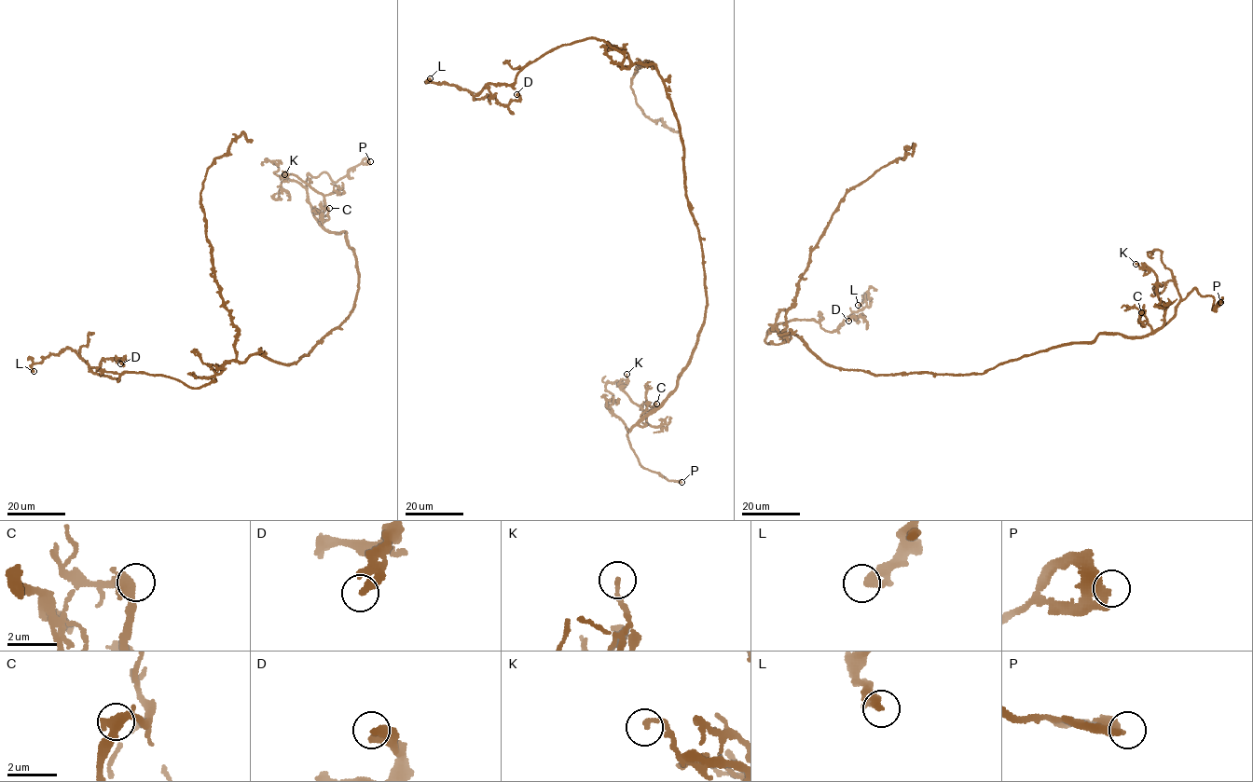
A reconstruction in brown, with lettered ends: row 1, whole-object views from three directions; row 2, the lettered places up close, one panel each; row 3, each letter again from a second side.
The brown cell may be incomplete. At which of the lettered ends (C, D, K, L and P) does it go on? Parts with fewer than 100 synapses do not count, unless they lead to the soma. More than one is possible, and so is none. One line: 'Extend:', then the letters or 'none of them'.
Extend: P

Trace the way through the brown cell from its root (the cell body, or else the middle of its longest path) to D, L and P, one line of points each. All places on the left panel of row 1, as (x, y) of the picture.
D: (310, 350), (288, 364), (256, 353), (228, 361), (194, 388), (89, 368), (120, 363)
L: (310, 350), (288, 364), (256, 353), (228, 361), (194, 388), (140, 372), (117, 381), (68, 349), (34, 371)
P: (310, 350), (352, 311), (360, 276), (346, 233), (312, 212), (307, 174), (337, 182), (370, 161)

